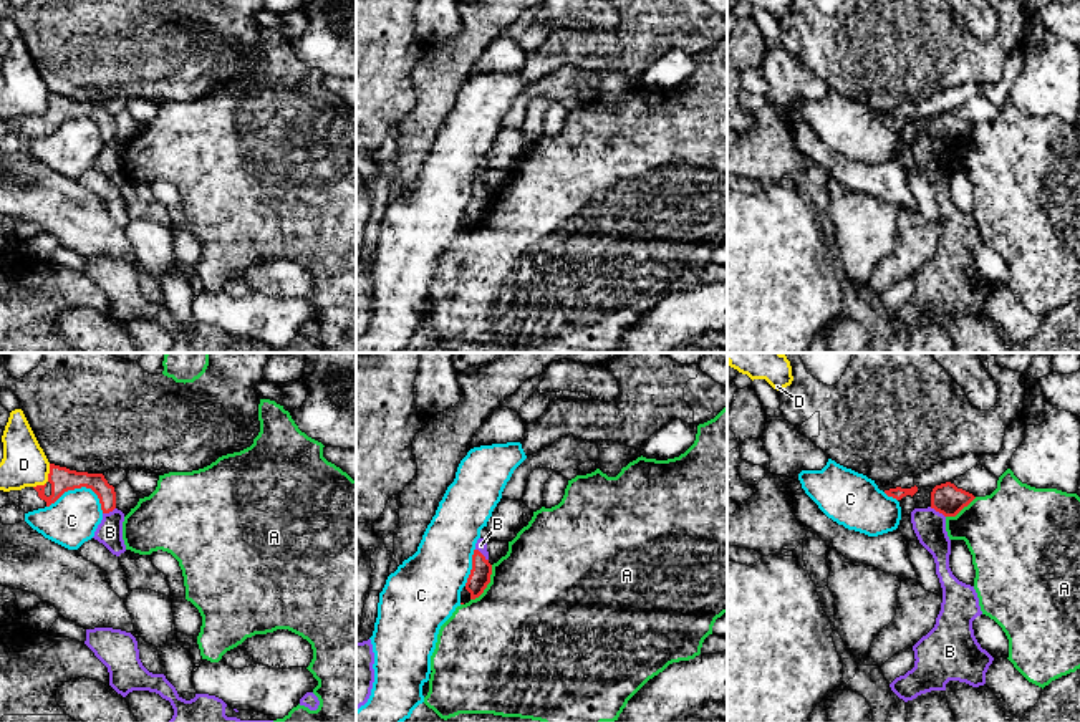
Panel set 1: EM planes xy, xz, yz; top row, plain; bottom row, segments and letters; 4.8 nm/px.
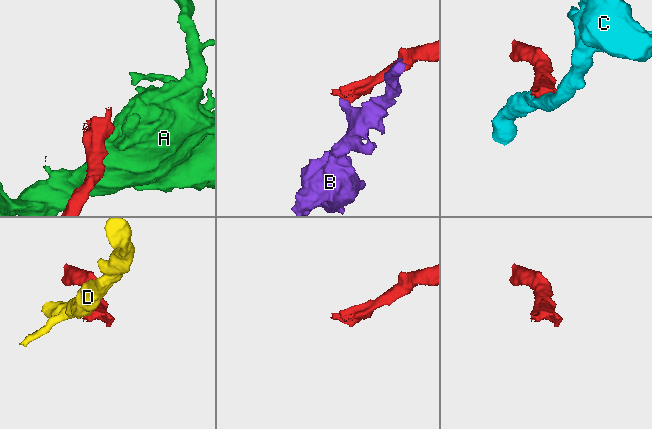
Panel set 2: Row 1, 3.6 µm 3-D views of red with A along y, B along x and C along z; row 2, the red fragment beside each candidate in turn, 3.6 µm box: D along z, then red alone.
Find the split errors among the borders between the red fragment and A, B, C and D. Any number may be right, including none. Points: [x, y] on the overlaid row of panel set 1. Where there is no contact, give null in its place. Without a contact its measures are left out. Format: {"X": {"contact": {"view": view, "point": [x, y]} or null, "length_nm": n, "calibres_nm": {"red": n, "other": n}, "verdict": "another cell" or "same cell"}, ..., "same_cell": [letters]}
{"A": {"contact": {"view": "xz", "point": [487, 583]}, "length_nm": 200, "calibres_nm": {"red": 100, "other": 500}, "verdict": "another cell"}, "B": {"contact": {"view": "yz", "point": [938, 510]}, "length_nm": 90, "calibres_nm": {"red": 150, "other": 160}, "verdict": "another cell"}, "C": {"contact": {"view": "xy", "point": [80, 487]}, "length_nm": 280, "calibres_nm": {"red": 120, "other": 240}, "verdict": "another cell"}, "D": {"contact": {"view": "xy", "point": [48, 479]}, "length_nm": 150, "calibres_nm": {"red": 120, "other": 220}, "verdict": "another cell"}, "same_cell": []}

